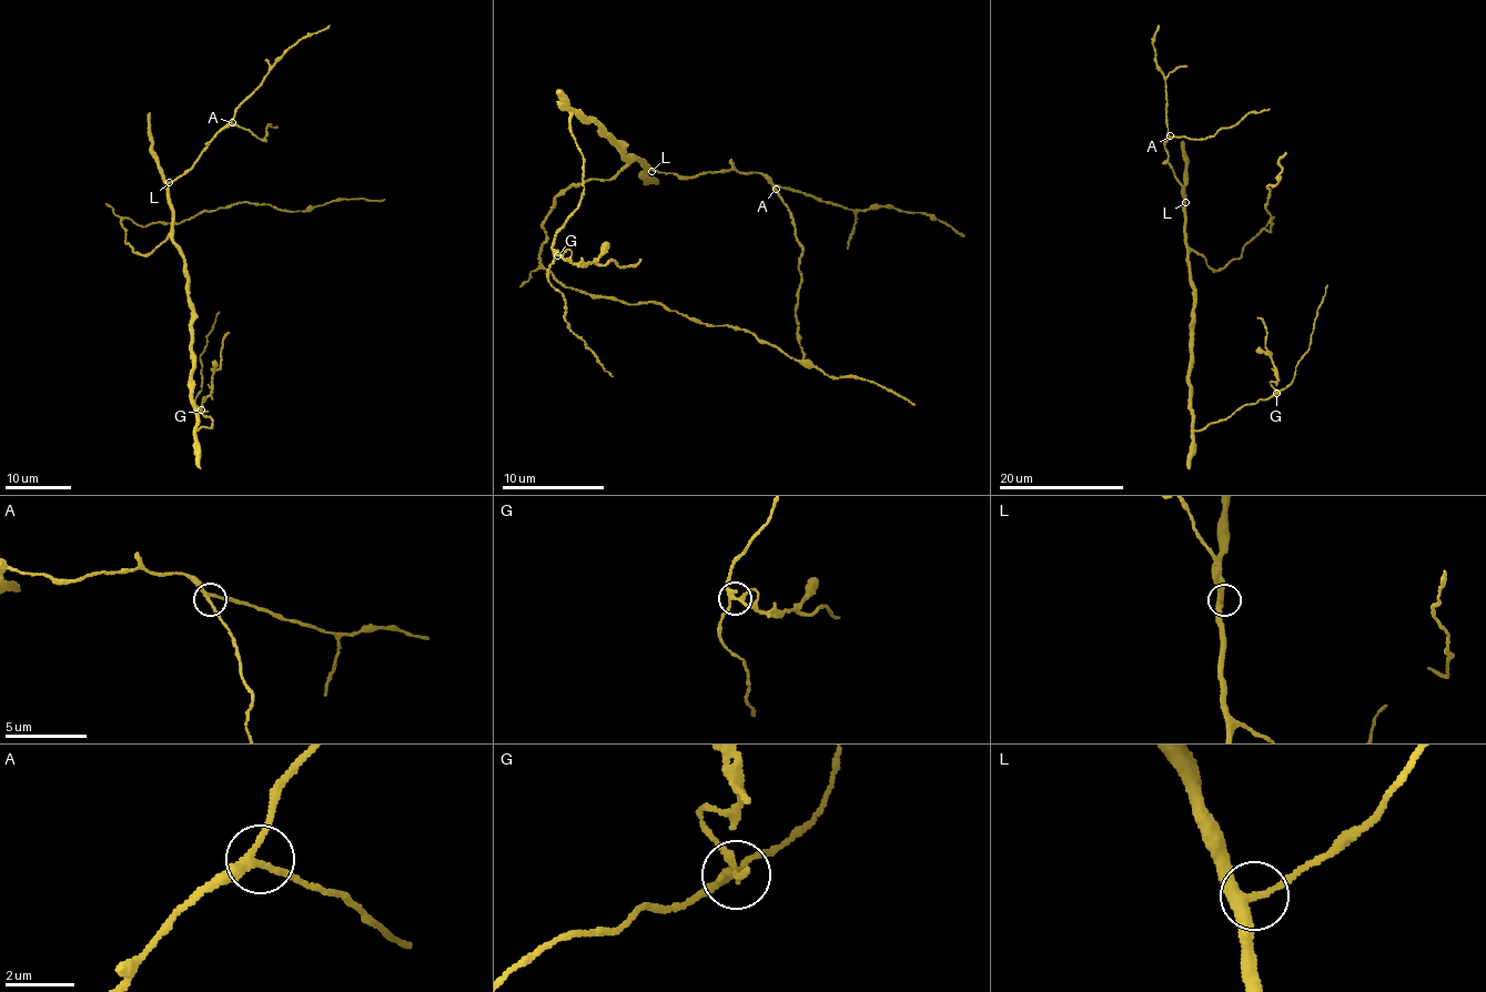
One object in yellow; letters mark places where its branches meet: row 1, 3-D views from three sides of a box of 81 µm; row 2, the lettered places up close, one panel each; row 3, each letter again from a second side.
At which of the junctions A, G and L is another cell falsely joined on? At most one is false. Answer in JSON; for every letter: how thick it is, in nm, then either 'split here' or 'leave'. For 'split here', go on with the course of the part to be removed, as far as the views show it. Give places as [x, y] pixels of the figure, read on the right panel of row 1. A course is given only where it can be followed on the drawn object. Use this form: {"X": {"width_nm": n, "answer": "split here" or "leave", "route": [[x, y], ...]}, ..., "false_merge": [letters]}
{"A": {"width_nm": 200, "answer": "leave"}, "G": {"width_nm": 240, "answer": "split here", "route": [[1276, 393], [1271, 383], [1276, 381], [1276, 374], [1265, 346], [1267, 331], [1256, 317]]}, "L": {"width_nm": 280, "answer": "leave"}, "false_merge": ["G"]}

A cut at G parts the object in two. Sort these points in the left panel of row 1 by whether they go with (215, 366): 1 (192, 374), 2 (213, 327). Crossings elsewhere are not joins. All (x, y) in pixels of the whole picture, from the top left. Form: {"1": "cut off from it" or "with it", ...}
{"1": "cut off from it", "2": "cut off from it"}

